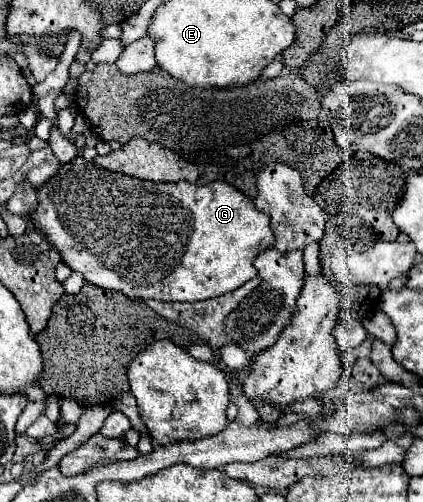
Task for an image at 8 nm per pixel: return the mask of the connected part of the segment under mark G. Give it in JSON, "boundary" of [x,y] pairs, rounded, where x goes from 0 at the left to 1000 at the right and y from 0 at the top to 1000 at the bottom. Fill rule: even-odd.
{"boundary":[[[177,313],[168,325],[149,329],[139,337],[139,345],[116,357],[97,376],[87,376],[92,388],[92,412],[73,424],[83,452],[102,456],[111,476],[121,480],[121,488],[130,496],[139,496],[139,504],[149,508],[149,520],[173,536],[201,548],[206,564],[220,564],[239,576],[262,576],[262,580],[286,580],[310,596],[376,596],[376,600],[480,600],[480,596],[499,596],[499,592],[518,592],[532,588],[541,580],[551,580],[556,572],[570,572],[574,564],[584,564],[589,556],[598,556],[608,548],[608,536],[598,532],[598,516],[622,500],[636,496],[645,488],[645,464],[641,464],[641,448],[636,448],[636,432],[617,420],[603,416],[598,400],[589,392],[579,392],[570,380],[560,380],[556,373],[546,373],[532,361],[504,361],[489,369],[452,369],[452,365],[352,365],[352,361],[333,361],[319,353],[300,353],[300,349],[281,349],[281,345],[262,345],[248,341],[239,333],[229,333],[220,321],[201,321],[196,313]]]}

